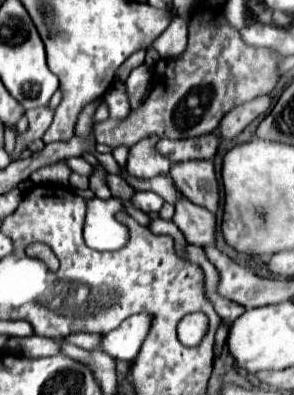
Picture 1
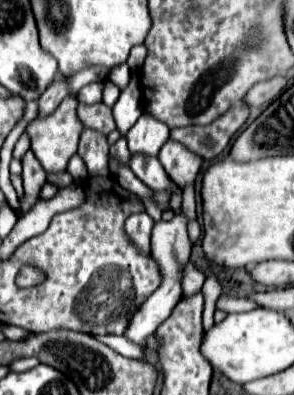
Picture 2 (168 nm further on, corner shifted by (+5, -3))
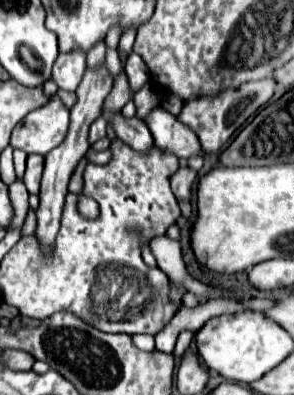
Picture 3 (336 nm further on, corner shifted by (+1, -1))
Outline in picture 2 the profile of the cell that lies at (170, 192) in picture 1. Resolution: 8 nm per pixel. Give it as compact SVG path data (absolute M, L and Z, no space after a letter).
M119 138L117 142L111 144L111 156L115 156L115 158L117 158L119 162L123 162L123 164L129 162L131 152L129 152L129 148L127 148L127 140L125 140L125 138Z

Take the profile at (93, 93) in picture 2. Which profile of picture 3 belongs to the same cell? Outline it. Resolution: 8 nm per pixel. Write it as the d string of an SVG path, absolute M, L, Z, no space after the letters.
M98 42L87 53L87 68L98 69L101 63L104 62L106 55L106 45L104 42Z

